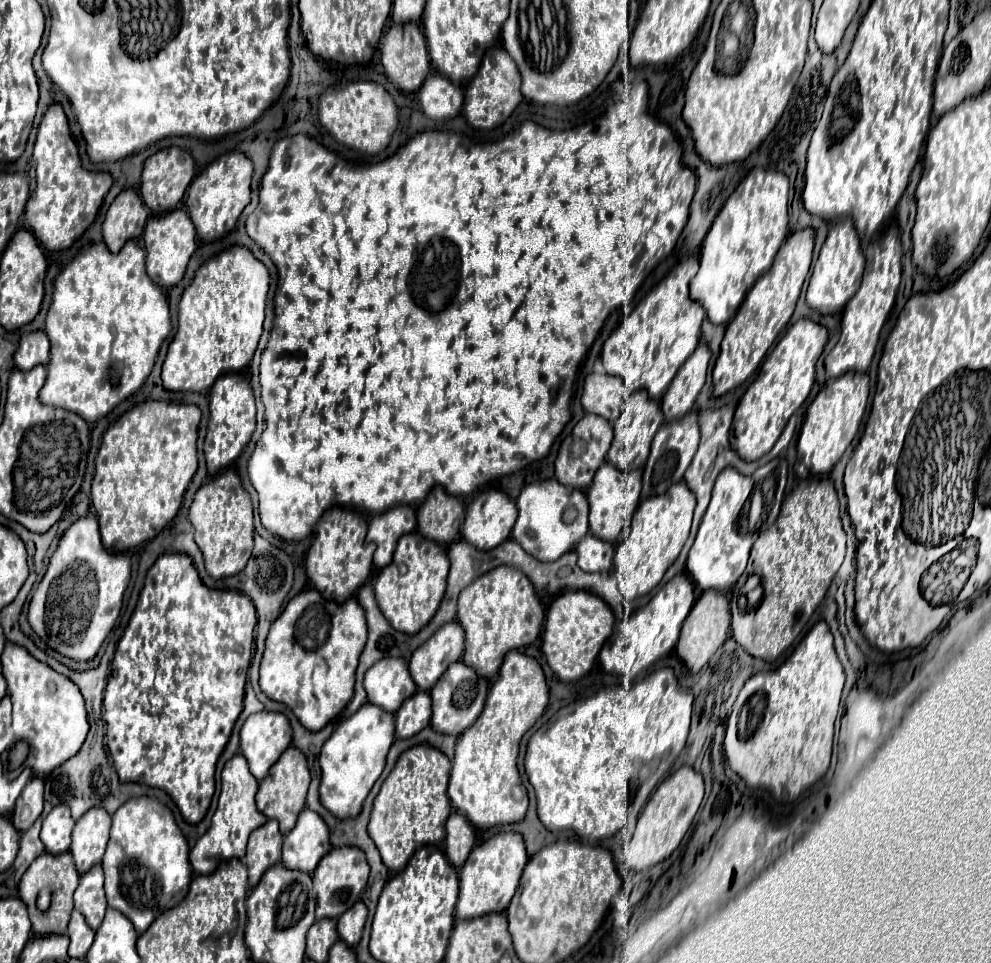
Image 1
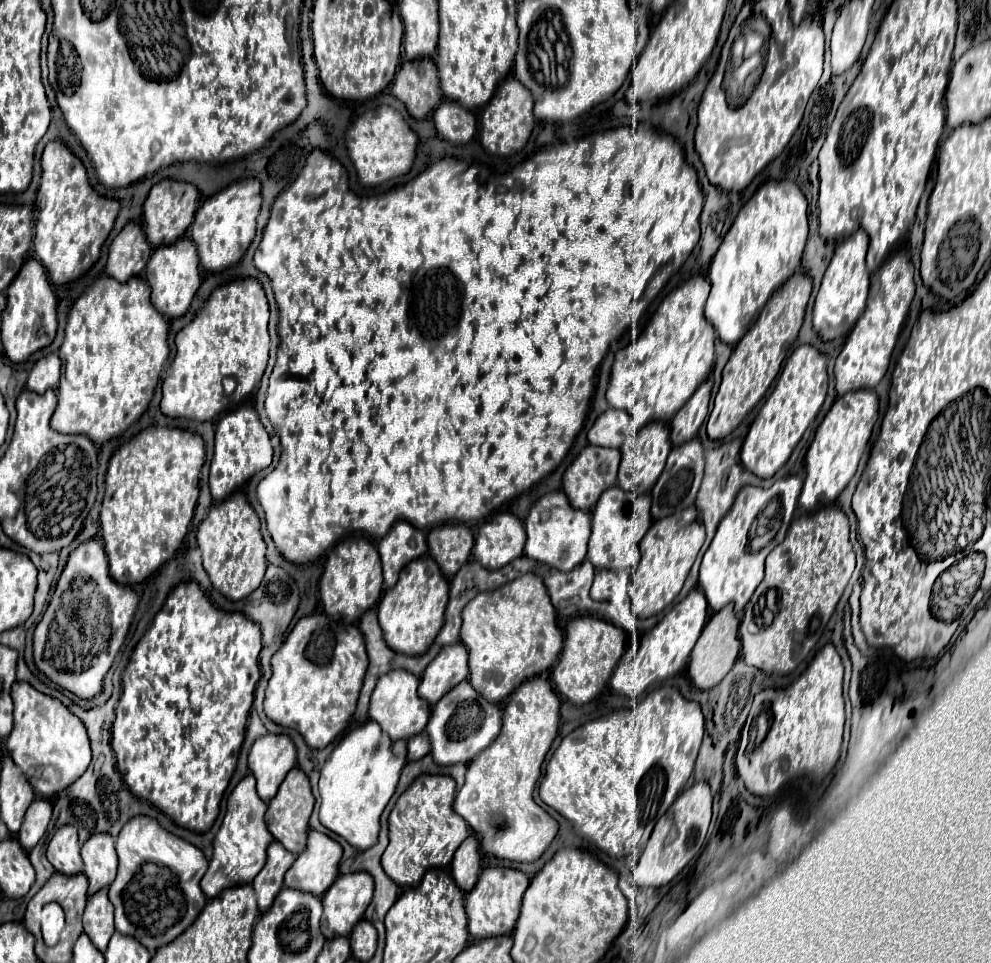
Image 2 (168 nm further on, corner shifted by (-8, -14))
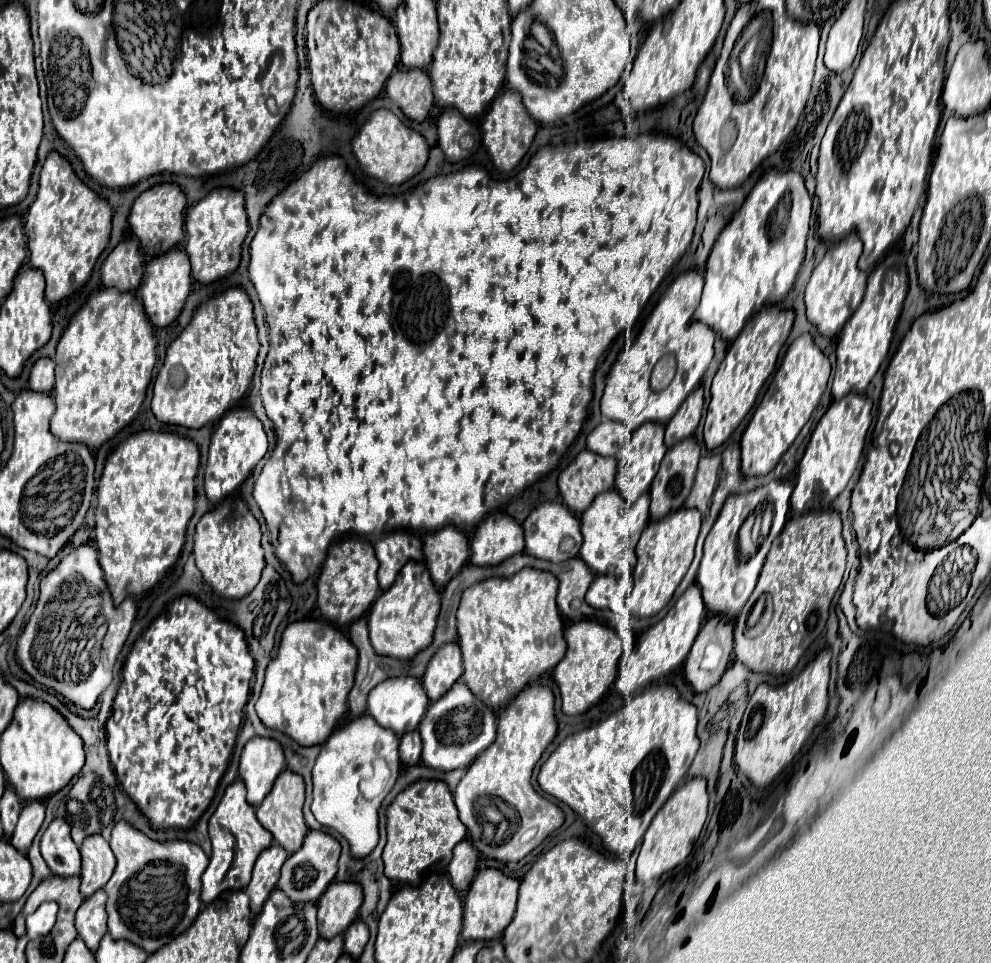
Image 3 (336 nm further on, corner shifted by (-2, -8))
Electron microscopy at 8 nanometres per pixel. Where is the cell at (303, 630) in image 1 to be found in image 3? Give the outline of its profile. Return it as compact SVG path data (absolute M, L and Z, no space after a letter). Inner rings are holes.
M321 620L291 622L281 636L281 646L279 646L277 658L271 660L271 664L265 672L263 692L255 706L257 716L267 728L287 734L301 746L323 744L329 738L331 730L335 728L337 720L347 710L347 694L353 688L355 670L357 670L357 648L349 642L349 638L343 632L335 630L331 624L321 622Z

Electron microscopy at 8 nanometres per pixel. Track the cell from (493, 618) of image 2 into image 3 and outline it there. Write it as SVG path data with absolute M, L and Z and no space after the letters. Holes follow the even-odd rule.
M523 568L511 578L489 578L475 586L469 586L463 592L457 610L459 646L463 650L463 664L465 664L461 680L485 706L493 710L505 708L533 678L553 670L563 660L567 644L563 638L563 618L555 602L557 588L559 580L551 572Z

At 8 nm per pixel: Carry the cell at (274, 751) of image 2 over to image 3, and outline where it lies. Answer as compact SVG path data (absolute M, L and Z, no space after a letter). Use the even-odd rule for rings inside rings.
M261 736L249 740L239 762L239 778L247 788L247 802L251 806L259 806L283 770L285 756L275 740Z

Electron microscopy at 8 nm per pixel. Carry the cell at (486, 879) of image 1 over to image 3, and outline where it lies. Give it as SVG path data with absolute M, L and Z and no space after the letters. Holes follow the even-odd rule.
M483 870L475 876L469 894L465 898L463 906L463 940L493 940L503 934L507 924L511 922L515 914L515 902L517 902L517 890L519 882L515 878L505 876L499 870Z

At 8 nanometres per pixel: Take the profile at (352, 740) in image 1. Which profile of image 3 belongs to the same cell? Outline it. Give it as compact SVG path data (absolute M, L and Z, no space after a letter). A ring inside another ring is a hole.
M365 714L349 722L345 728L335 730L327 742L321 746L321 752L315 760L315 766L311 770L313 774L313 802L311 812L327 828L337 830L351 846L353 858L365 858L373 852L373 848L379 842L379 806L383 798L391 792L397 776L401 770L399 762L399 738L395 732L389 732L387 728L381 728L373 716ZM375 758L385 758L391 768L391 780L387 788L373 800L367 800L359 792L361 778L367 776L367 770L371 768L371 762Z

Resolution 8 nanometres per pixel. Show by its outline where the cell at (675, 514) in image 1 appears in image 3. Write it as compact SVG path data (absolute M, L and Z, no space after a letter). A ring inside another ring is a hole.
M677 510L665 520L651 522L637 544L637 566L633 570L633 592L629 596L629 608L637 618L655 616L673 596L675 588L683 580L693 562L695 542L701 528L701 514L697 510Z

